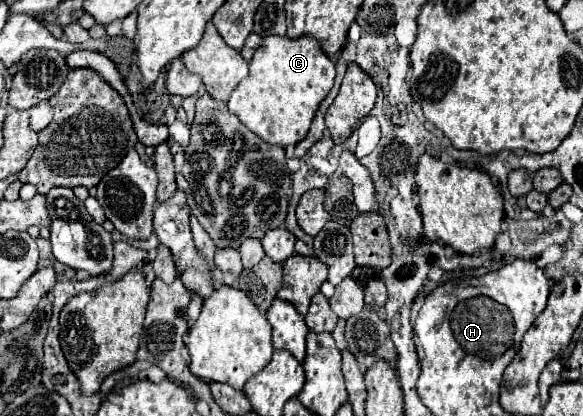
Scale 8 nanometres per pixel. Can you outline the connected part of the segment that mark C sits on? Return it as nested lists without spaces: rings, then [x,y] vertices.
[[[268,35],[264,37],[262,45],[256,49],[252,61],[250,61],[250,73],[244,77],[238,87],[232,91],[228,99],[228,109],[238,115],[238,119],[256,135],[260,135],[270,145],[292,145],[306,137],[312,117],[322,103],[322,99],[328,95],[334,83],[334,61],[322,51],[318,39],[312,37],[280,37],[280,35]]]

